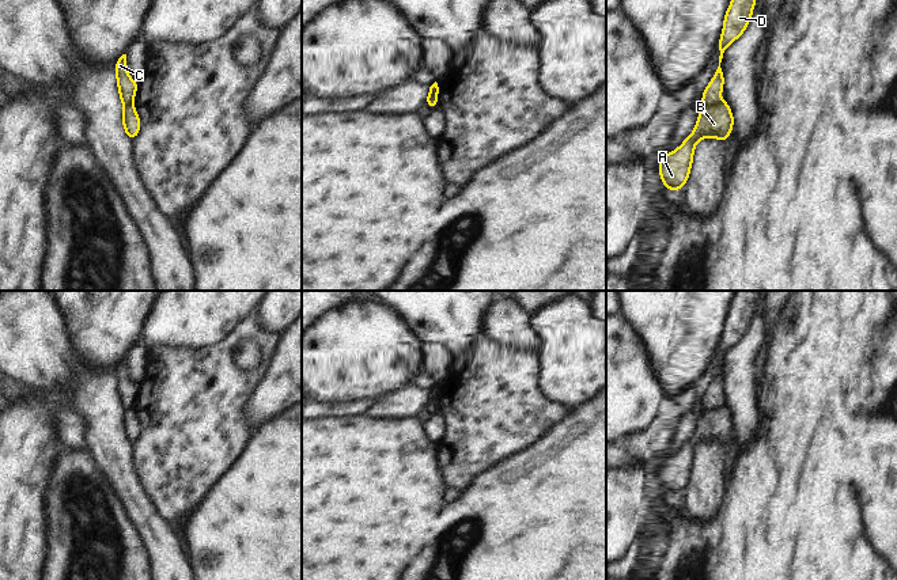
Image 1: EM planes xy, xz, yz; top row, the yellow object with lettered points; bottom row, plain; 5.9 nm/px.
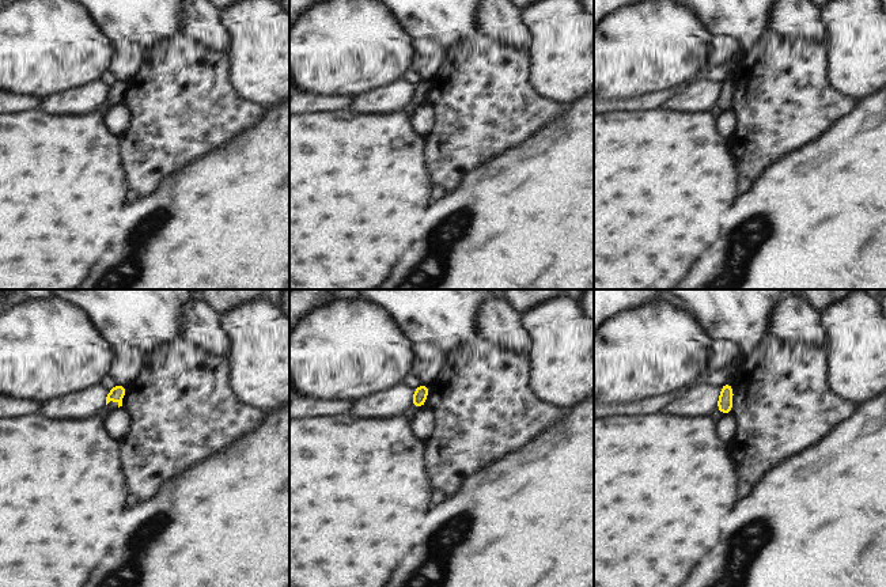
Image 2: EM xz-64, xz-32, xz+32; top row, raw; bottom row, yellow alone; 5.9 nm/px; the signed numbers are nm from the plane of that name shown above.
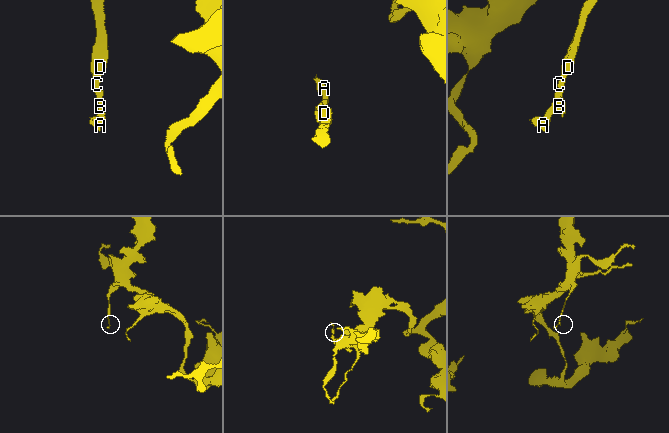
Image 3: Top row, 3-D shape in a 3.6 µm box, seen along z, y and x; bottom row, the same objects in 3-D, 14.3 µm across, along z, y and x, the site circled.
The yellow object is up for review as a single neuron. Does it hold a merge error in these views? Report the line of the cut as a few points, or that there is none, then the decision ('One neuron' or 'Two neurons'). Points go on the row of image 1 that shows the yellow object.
Split along yz (725, 101), (716, 105), (704, 105). Two neurons

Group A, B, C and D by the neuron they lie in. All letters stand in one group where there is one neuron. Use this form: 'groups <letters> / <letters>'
groups A B / C D

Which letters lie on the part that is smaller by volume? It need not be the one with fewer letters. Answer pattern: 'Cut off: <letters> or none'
Cut off: A, B

